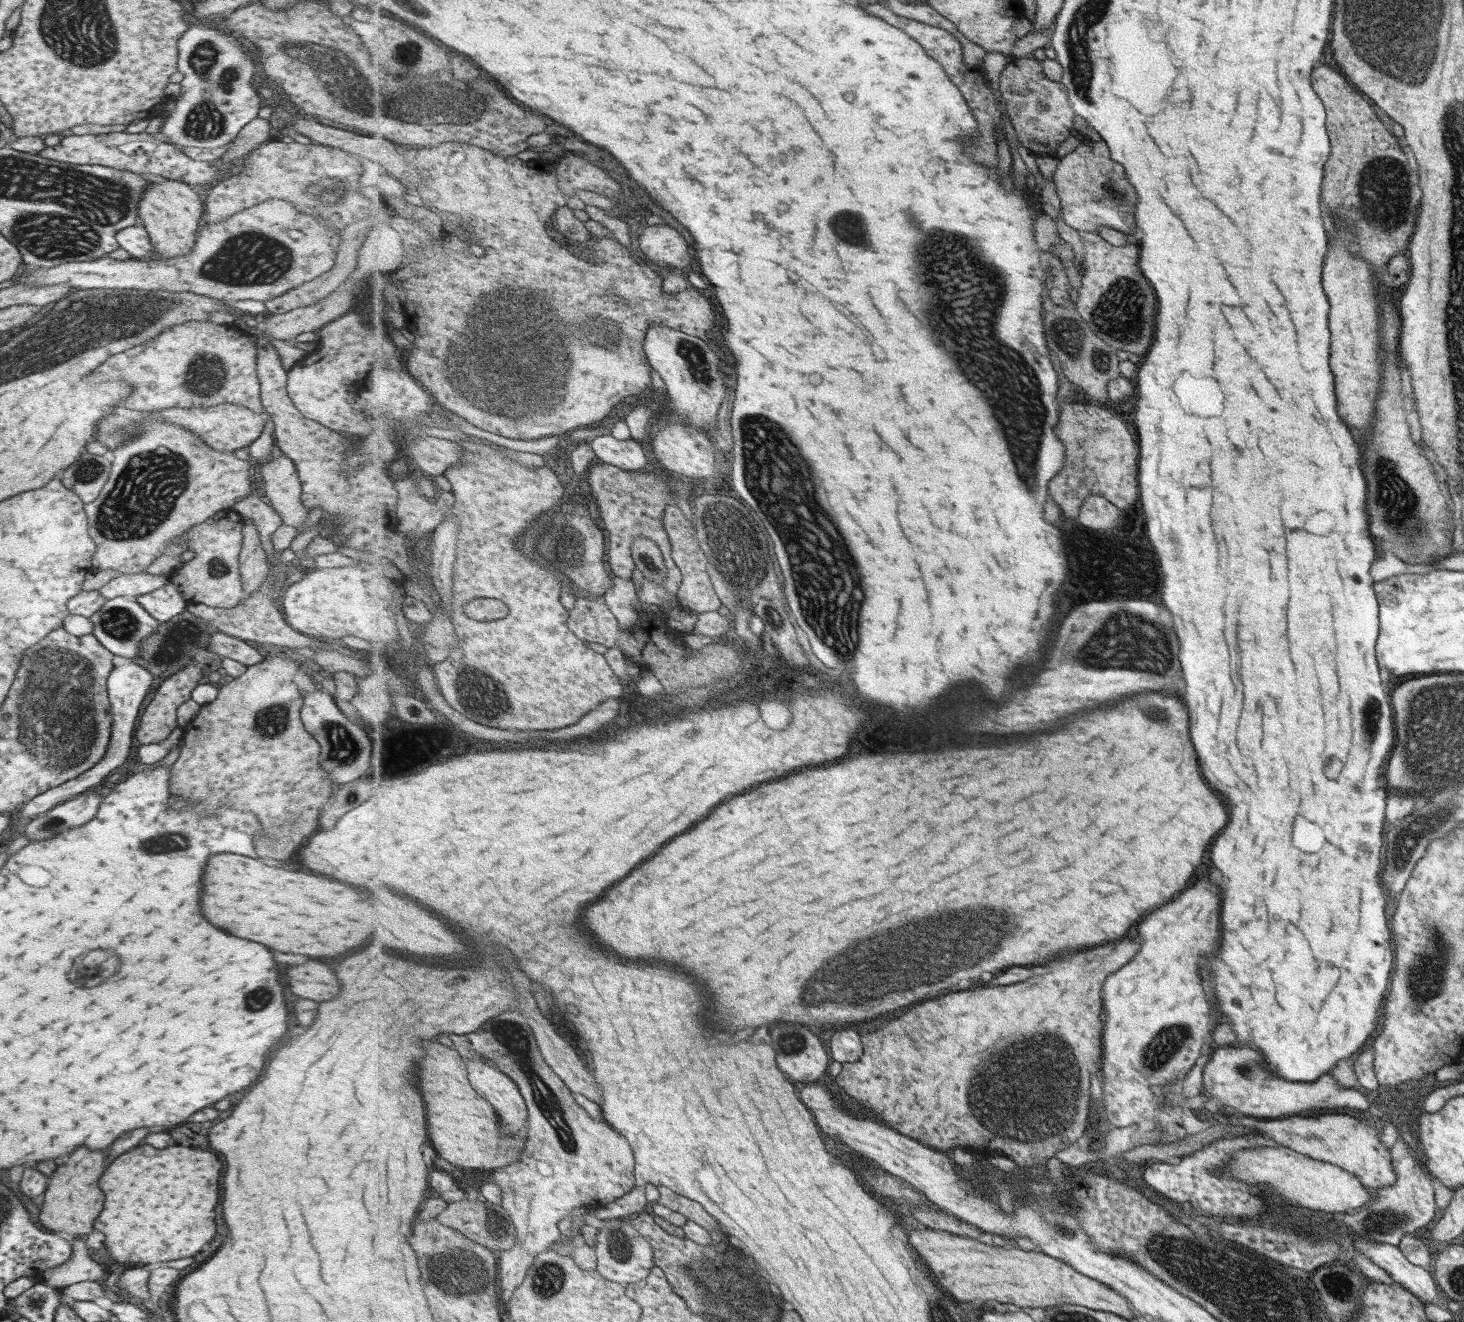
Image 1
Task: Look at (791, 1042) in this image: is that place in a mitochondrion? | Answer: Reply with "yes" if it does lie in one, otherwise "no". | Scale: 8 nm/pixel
yes

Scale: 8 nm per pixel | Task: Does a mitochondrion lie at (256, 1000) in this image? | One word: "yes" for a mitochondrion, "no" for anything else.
yes

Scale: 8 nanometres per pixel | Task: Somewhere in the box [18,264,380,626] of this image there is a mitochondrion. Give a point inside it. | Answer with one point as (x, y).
(135, 508)

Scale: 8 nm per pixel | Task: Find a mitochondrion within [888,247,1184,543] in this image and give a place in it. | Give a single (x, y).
(1122, 312)

